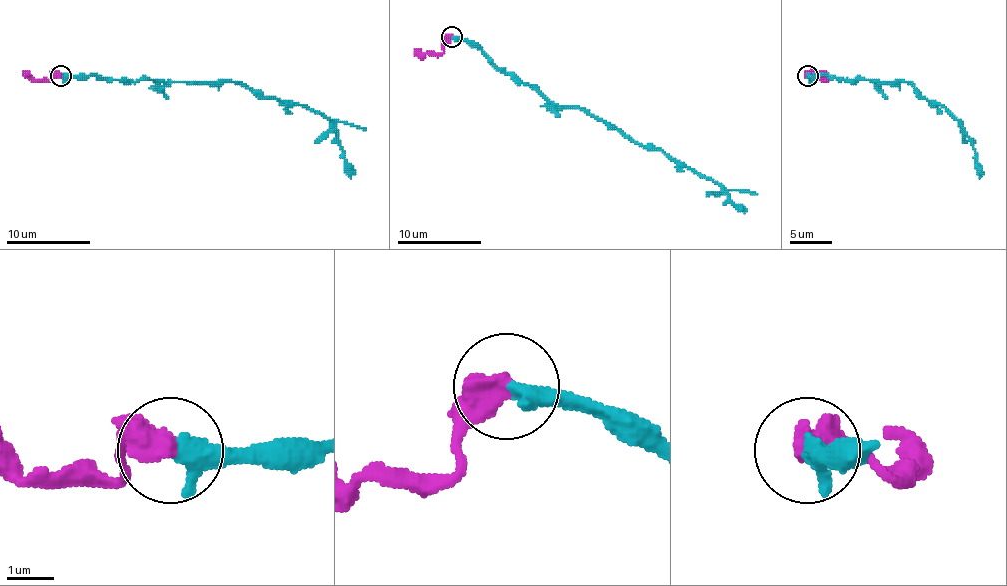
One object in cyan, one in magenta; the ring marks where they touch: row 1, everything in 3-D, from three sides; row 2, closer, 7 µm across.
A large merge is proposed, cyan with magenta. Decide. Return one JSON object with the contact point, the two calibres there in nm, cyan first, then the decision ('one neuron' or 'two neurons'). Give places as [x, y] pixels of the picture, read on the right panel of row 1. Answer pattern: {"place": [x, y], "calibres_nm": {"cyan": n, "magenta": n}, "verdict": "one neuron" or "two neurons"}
{"place": [807, 76], "calibres_nm": {"cyan": 440, "magenta": 600}, "verdict": "one neuron"}

